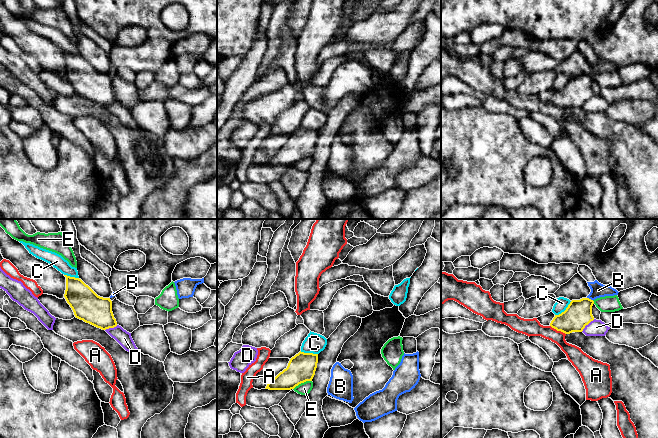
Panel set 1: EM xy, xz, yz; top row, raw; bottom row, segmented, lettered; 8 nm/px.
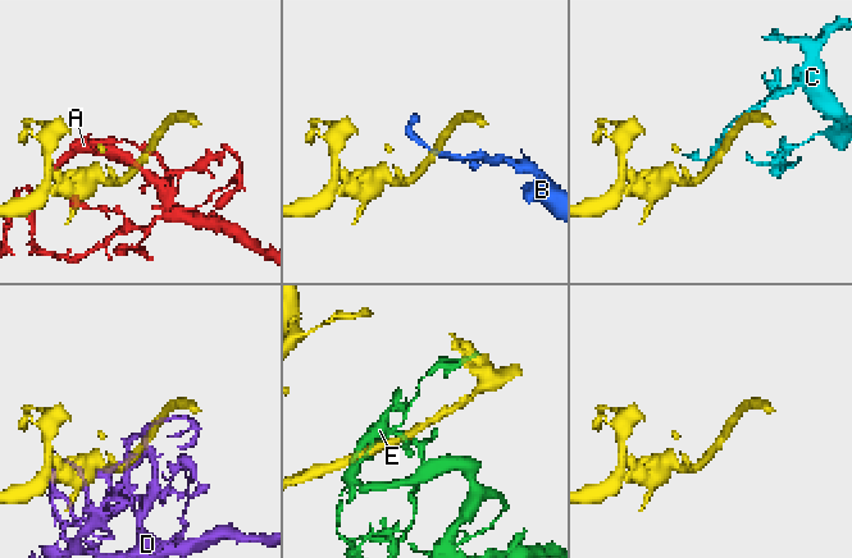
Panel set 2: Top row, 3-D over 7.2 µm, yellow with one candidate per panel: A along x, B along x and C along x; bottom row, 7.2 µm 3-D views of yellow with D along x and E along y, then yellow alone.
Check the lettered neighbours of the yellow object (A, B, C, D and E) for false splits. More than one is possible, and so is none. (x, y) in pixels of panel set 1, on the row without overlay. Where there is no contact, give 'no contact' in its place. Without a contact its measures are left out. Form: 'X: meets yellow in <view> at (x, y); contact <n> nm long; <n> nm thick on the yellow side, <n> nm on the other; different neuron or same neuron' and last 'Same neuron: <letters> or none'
A: meets yellow in yz at (558, 106); contact 150 nm long; 220 nm thick on the yellow side, 140 nm on the other; different neuron
B: meets yellow in yz at (590, 75); contact 50 nm long; 220 nm thick on the yellow side, 120 nm on the other; different neuron
C: meets yellow in yz at (565, 86); contact 180 nm long; 220 nm thick on the yellow side, 100 nm on the other; different neuron
D: meets yellow in yz at (587, 100); contact 150 nm long; 220 nm thick on the yellow side, 130 nm on the other; different neuron
E: meets yellow in xz at (302, 158); contact 170 nm long; 220 nm thick on the yellow side, 100 nm on the other; different neuron
Same neuron: none

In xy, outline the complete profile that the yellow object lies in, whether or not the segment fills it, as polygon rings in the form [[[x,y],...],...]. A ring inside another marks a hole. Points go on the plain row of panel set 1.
[[[64,52],[66,53],[64,73],[76,94],[102,106],[117,102],[110,74],[98,72],[79,54]]]

